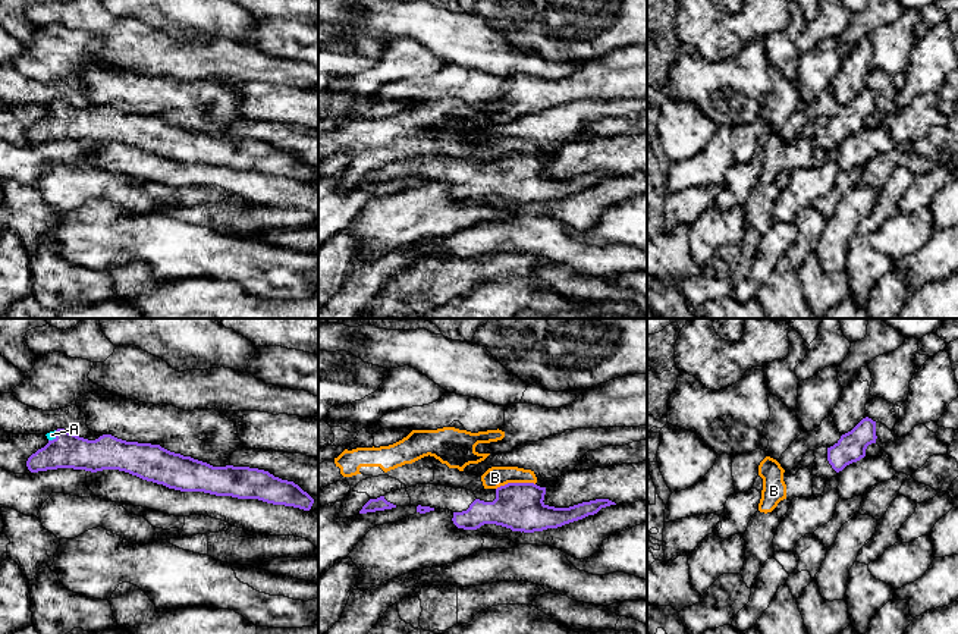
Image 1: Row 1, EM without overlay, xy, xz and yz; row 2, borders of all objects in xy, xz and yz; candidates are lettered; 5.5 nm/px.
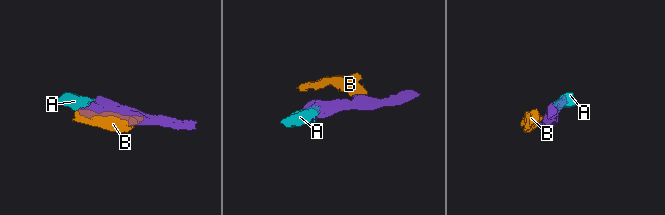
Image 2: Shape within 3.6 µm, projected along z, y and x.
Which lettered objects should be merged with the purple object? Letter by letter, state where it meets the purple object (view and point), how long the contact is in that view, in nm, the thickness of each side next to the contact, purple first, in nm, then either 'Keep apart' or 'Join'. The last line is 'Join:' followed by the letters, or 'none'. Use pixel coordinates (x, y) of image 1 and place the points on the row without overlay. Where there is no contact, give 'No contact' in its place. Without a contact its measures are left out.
A: Touches purple at xy (56, 107). Shared border 80 nm. Thickness 190 nm (purple) against 50 nm. Join
B: Touches purple at xz (515, 154). Shared border 220 nm. Thickness 260 nm (purple) against 120 nm. Keep apart
Join: A

